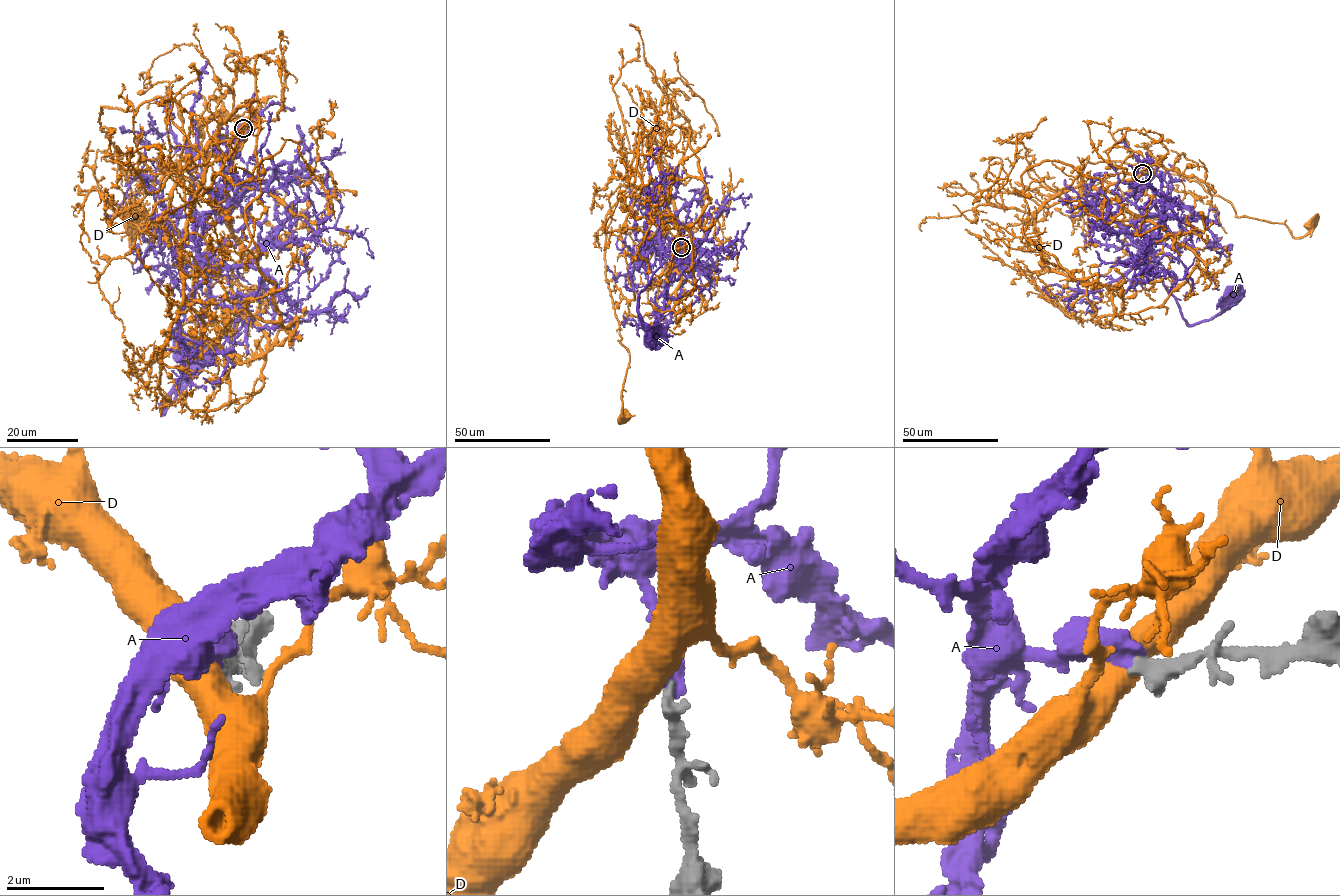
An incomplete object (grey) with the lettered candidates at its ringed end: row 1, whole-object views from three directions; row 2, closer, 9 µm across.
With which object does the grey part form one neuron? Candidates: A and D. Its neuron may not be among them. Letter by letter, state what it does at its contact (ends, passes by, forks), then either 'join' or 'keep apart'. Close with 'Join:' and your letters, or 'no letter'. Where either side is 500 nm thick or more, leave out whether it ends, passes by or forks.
A: it ends; join
D: keep apart
Join: A

